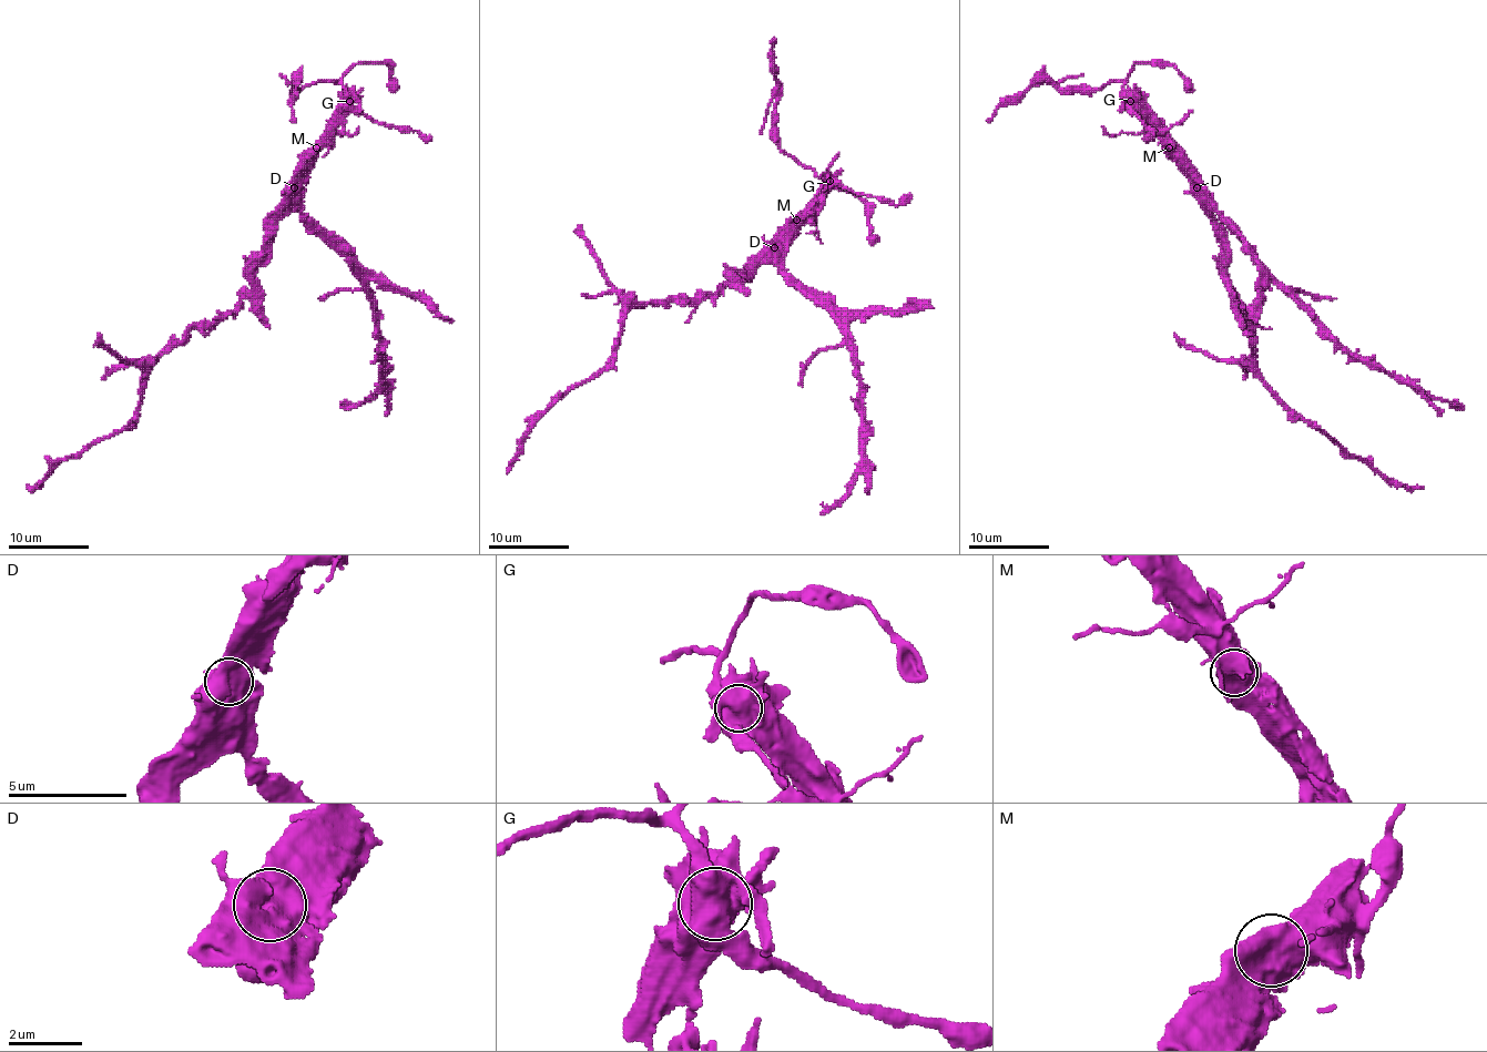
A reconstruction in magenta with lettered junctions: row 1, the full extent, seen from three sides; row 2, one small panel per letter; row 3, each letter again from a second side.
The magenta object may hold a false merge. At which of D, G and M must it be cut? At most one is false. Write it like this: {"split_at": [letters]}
{"split_at": ["G"]}

